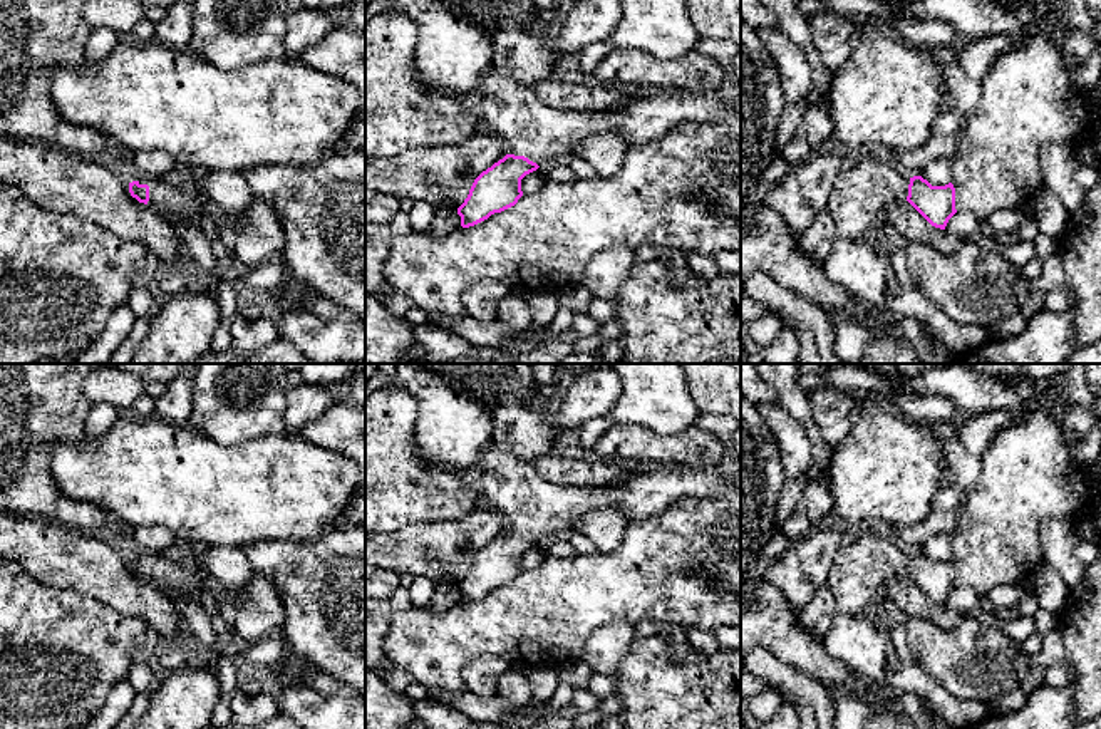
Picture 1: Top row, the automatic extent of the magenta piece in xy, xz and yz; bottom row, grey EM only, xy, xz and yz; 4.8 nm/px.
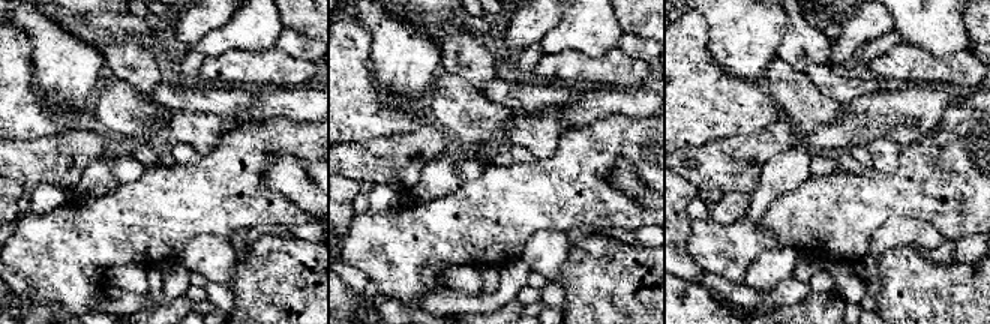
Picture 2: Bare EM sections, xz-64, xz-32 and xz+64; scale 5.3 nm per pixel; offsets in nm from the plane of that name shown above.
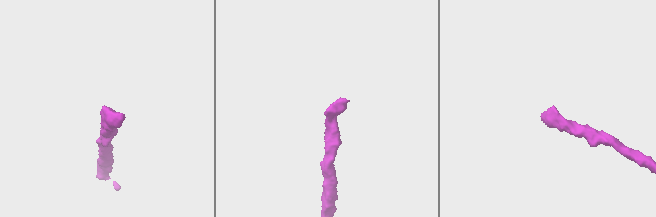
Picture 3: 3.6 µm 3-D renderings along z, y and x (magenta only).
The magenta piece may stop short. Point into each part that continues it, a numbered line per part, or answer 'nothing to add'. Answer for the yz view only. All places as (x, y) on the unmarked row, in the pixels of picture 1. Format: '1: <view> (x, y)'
1: yz (862, 570)

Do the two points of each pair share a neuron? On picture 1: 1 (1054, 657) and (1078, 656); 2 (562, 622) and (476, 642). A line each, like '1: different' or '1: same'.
1: different
2: same

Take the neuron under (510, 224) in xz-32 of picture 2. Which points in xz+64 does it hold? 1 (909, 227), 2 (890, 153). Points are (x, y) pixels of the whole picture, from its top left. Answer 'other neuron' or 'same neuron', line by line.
1: other neuron
2: other neuron

